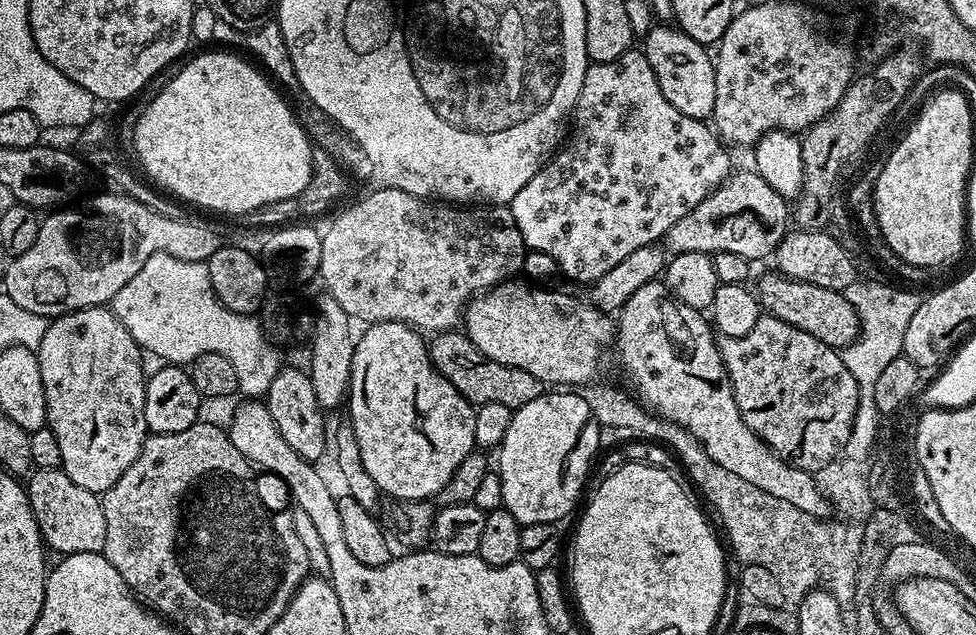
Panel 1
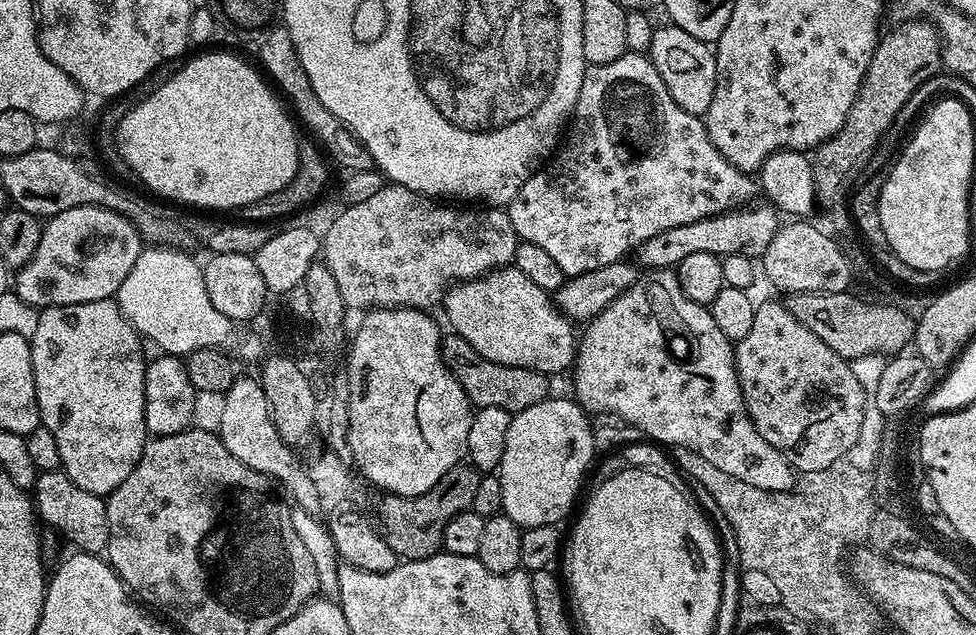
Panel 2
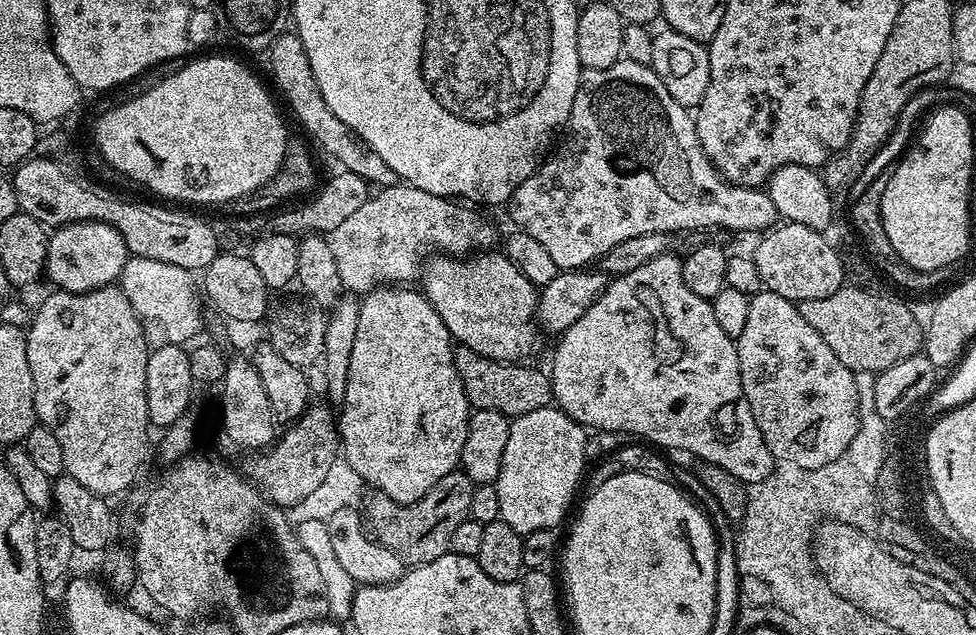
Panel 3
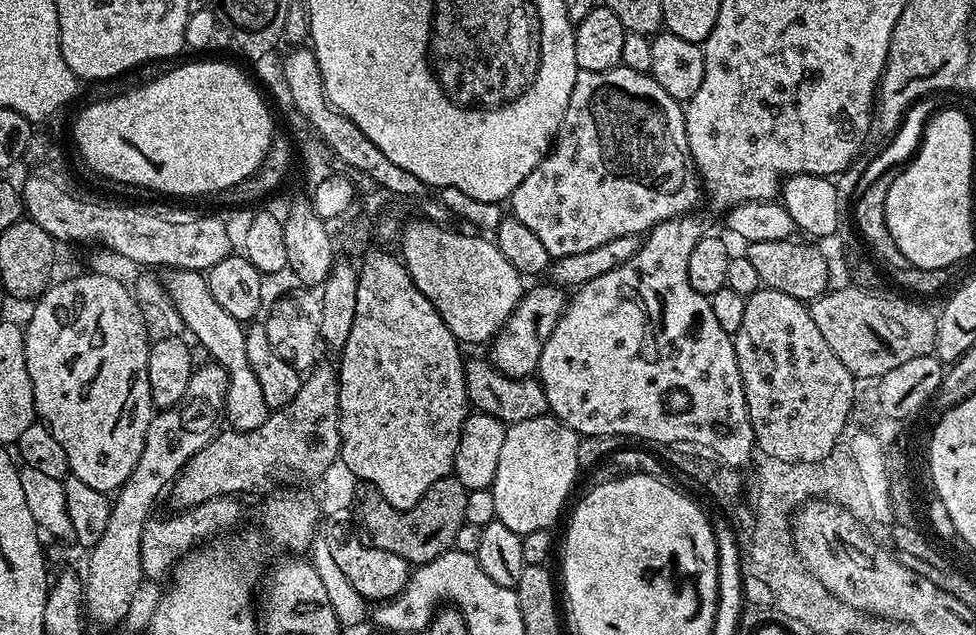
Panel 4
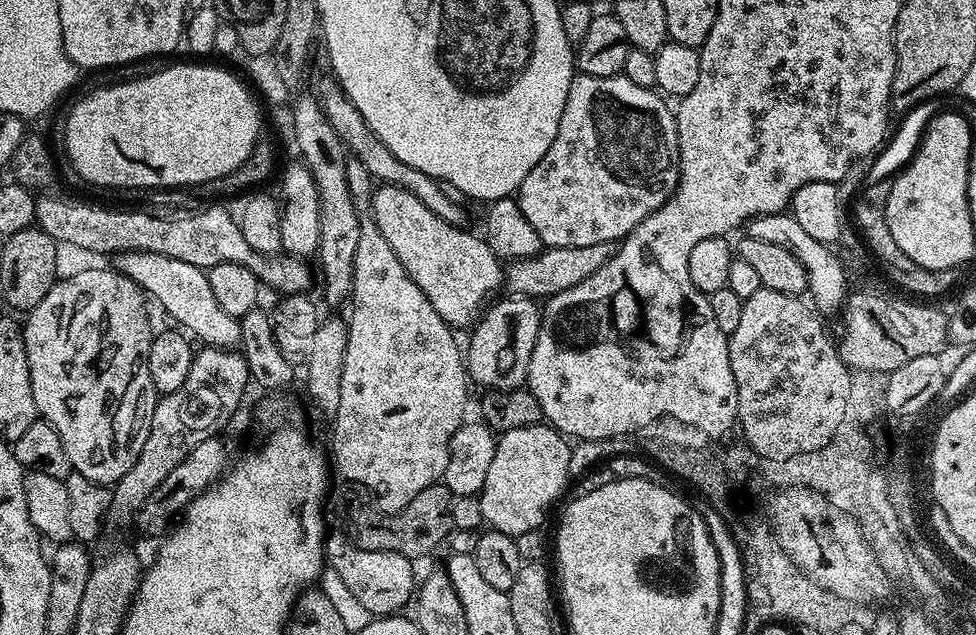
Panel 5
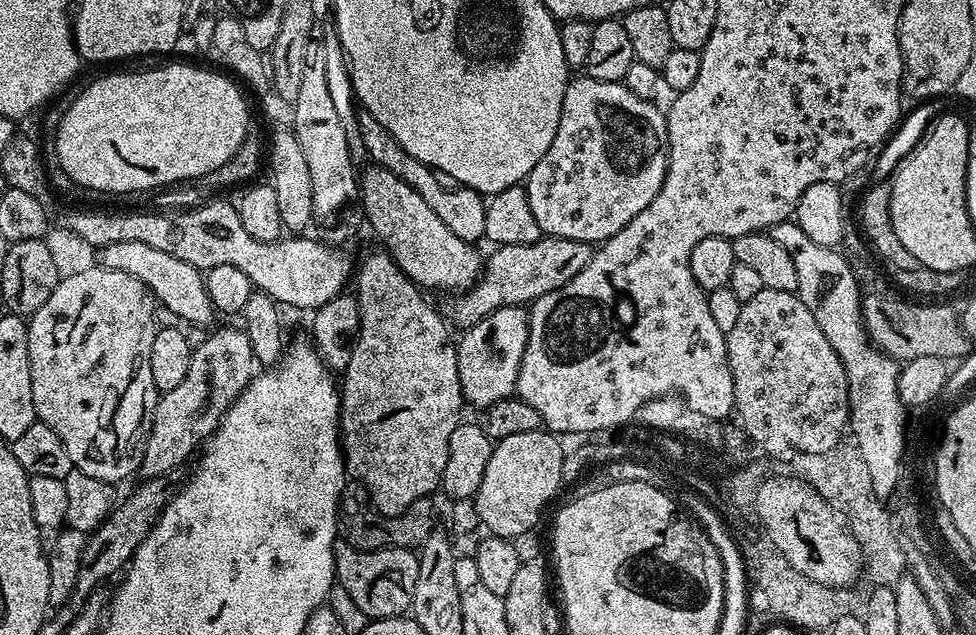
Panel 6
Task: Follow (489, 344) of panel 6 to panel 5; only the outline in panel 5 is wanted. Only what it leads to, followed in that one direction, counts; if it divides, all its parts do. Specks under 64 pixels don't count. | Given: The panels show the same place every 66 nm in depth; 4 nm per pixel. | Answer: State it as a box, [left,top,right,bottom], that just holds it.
[464,296,542,391]

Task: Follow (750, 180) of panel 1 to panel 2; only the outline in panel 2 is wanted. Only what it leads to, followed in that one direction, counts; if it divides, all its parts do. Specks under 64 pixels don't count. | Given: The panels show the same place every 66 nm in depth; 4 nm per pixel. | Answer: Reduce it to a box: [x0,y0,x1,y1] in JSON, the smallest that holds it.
[634,203,782,270]

